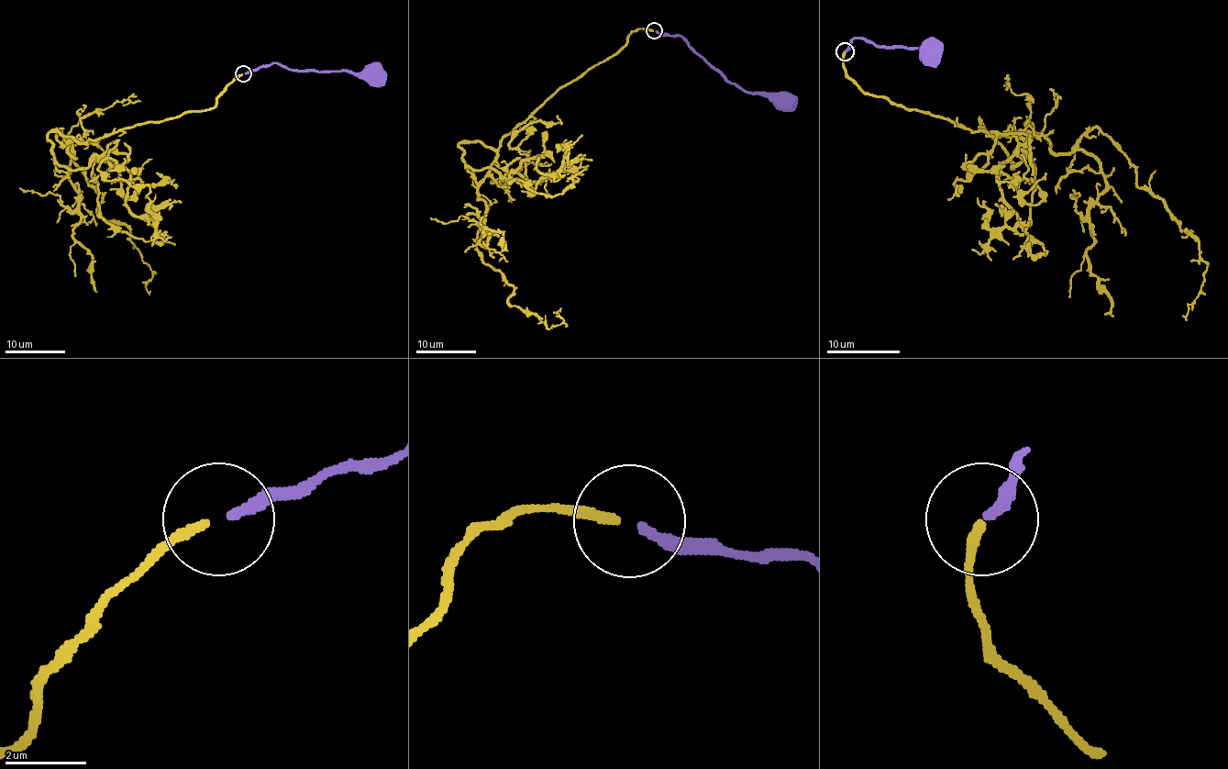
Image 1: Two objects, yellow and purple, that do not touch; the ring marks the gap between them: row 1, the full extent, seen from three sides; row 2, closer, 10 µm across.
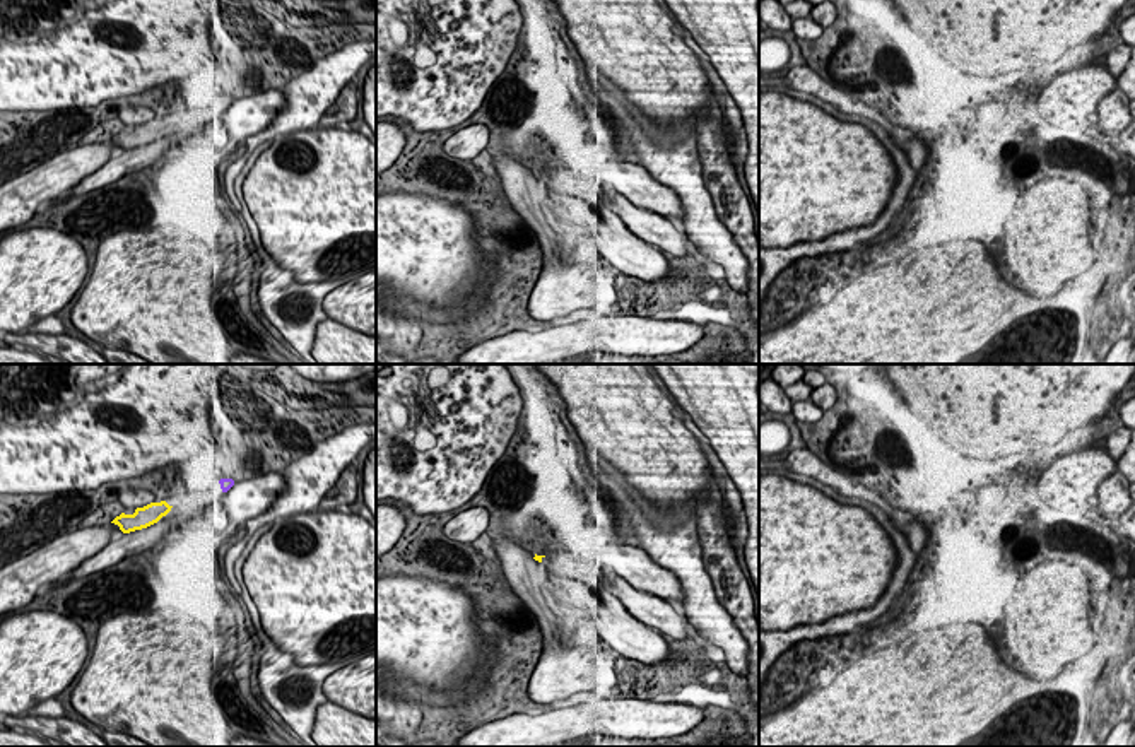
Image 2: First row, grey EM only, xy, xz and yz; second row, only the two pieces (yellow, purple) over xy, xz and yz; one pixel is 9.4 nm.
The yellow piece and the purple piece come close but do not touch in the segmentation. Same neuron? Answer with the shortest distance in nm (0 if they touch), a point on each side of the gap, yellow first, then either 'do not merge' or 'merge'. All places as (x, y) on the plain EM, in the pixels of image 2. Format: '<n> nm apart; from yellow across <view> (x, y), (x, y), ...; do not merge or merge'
500 nm apart; from yellow across xy (171, 123), (221, 105); merge

